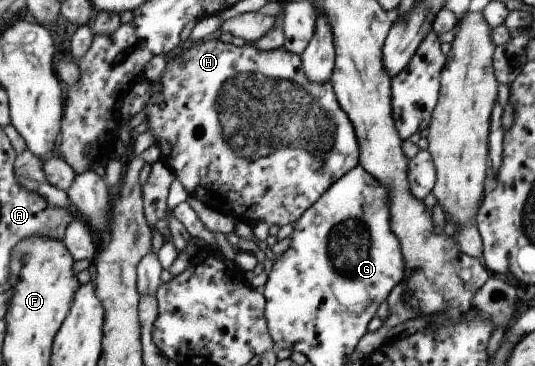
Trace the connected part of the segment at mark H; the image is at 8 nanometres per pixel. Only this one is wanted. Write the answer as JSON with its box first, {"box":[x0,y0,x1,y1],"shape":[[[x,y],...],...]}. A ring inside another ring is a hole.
{"box":[143,35,359,228],"shape":[[[217,35],[202,39],[198,42],[189,42],[188,49],[177,50],[167,58],[167,64],[163,75],[158,82],[151,83],[150,99],[143,111],[146,113],[147,131],[155,137],[155,143],[161,151],[161,160],[164,165],[174,171],[175,177],[182,183],[184,189],[194,199],[204,205],[215,209],[224,215],[230,215],[234,221],[245,221],[252,224],[255,221],[264,221],[269,226],[281,228],[287,223],[294,223],[300,216],[314,205],[321,195],[329,189],[333,182],[346,175],[352,168],[359,165],[359,143],[353,123],[348,119],[345,111],[342,111],[335,96],[330,81],[326,83],[311,82],[301,66],[301,57],[298,54],[286,51],[283,47],[263,52],[254,44],[244,44],[241,47],[234,46],[232,42],[223,43]]]}

